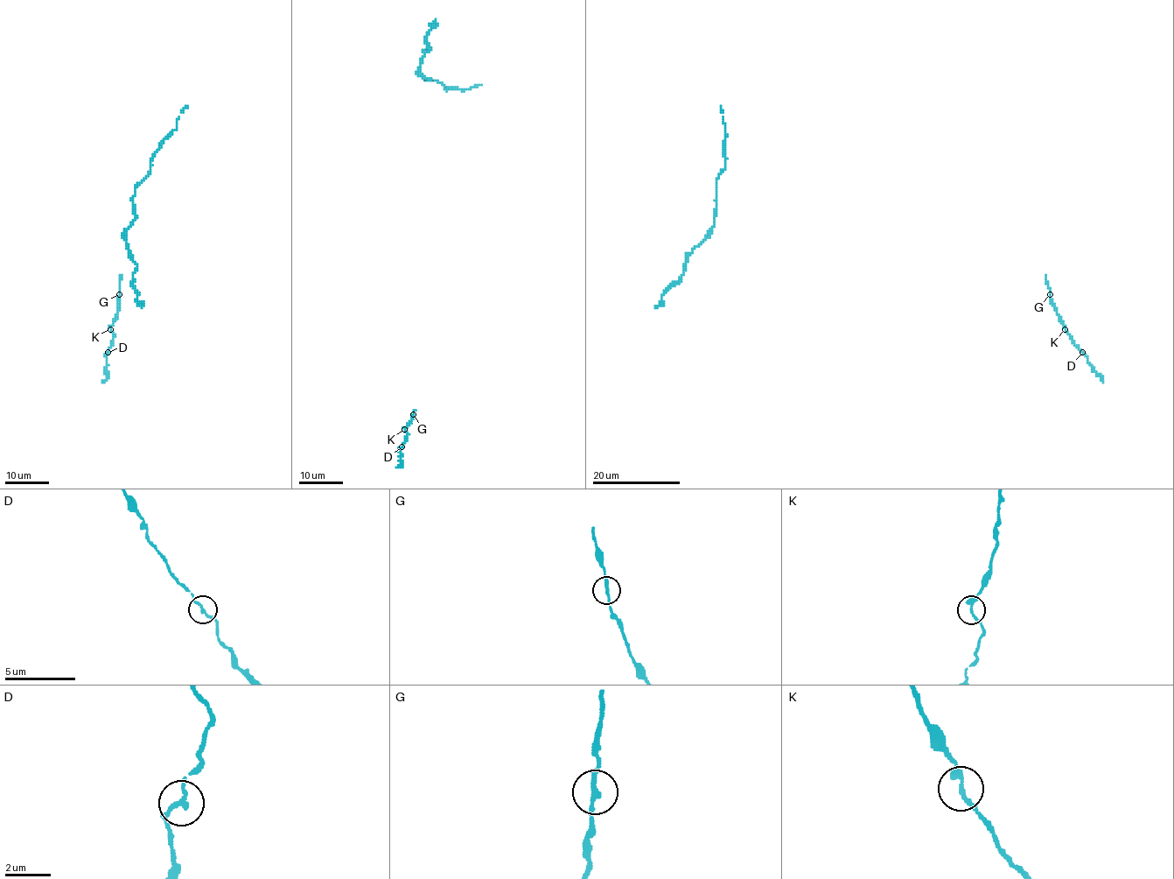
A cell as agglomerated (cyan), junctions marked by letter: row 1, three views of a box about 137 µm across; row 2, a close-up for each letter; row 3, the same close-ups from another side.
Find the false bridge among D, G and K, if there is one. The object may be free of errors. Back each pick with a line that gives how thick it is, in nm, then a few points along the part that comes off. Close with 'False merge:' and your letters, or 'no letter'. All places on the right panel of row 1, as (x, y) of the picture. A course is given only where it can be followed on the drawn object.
G: 200 nm thick; foreign part runs (1050, 294), (1045, 274)
False merge: G

